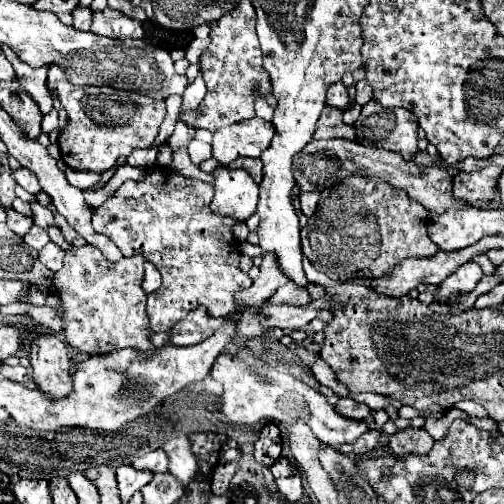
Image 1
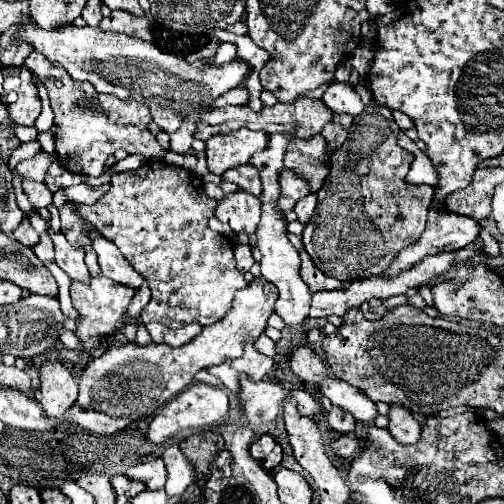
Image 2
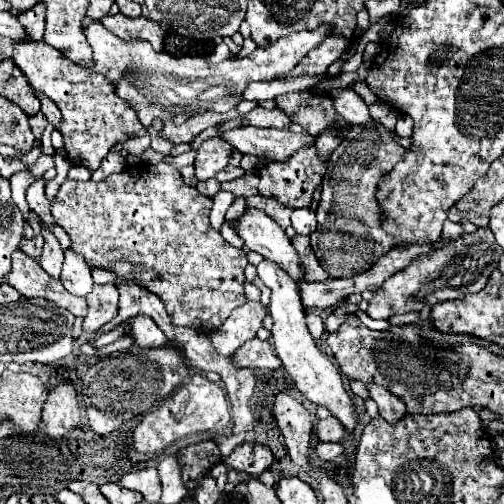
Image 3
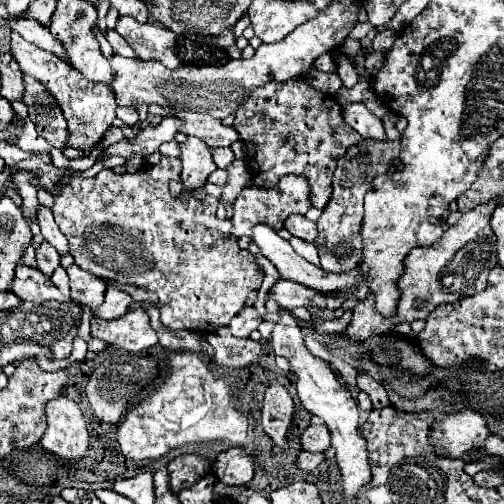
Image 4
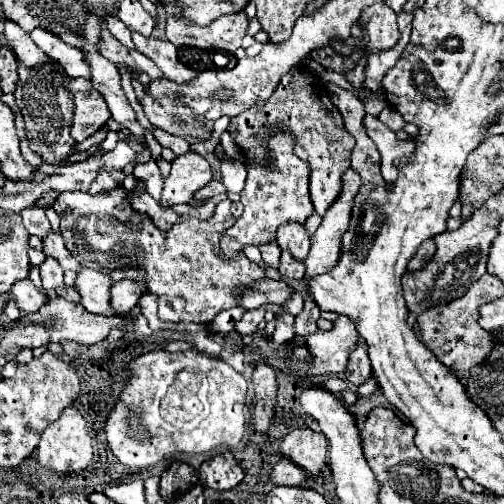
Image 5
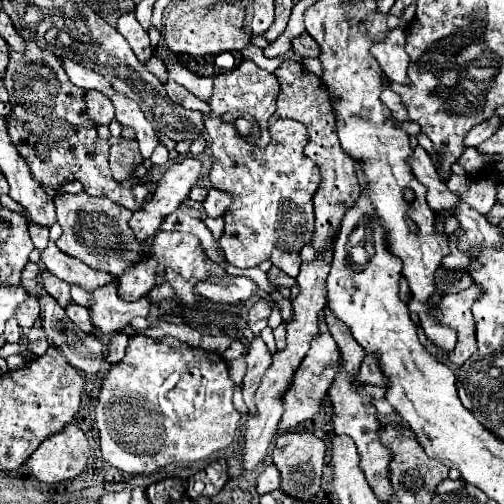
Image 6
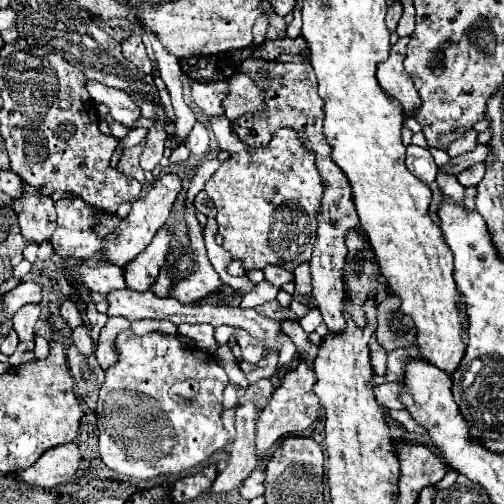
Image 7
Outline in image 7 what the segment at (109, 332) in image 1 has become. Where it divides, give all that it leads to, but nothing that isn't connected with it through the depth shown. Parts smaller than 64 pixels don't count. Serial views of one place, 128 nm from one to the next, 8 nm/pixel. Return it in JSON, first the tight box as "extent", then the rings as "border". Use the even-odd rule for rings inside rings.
{"extent":[124,224,172,292],"border":[[[166,224],[154,236],[152,244],[144,252],[140,252],[140,256],[136,256],[136,260],[132,260],[124,266],[124,280],[130,290],[144,292],[144,290],[150,290],[150,286],[156,282],[156,276],[168,256],[170,236],[172,236],[172,232]]]}

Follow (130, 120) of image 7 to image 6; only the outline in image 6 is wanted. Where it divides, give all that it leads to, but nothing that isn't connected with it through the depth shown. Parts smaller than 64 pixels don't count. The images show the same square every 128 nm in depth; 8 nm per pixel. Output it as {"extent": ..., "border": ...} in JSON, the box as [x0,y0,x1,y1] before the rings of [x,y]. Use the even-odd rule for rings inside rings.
{"extent":[60,56,112,96],"border":[[[62,56],[60,60],[62,60],[62,64],[64,64],[64,70],[66,70],[70,82],[74,82],[74,84],[80,86],[80,88],[98,90],[98,92],[102,92],[104,96],[112,96],[112,88],[110,88],[110,84],[108,84],[108,80],[104,80],[104,76],[100,76],[98,72],[94,72],[94,70],[86,68],[84,64],[74,62],[74,60],[70,60],[70,58],[64,58],[64,56]]]}

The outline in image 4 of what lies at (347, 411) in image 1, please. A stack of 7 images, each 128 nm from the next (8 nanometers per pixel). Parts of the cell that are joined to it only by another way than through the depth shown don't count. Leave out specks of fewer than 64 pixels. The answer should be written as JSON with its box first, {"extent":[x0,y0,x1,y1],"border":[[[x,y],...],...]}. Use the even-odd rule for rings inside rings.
{"extent":[302,424,330,452],"border":[[[320,424],[320,426],[308,426],[302,434],[302,448],[310,452],[324,452],[330,448],[330,430]]]}

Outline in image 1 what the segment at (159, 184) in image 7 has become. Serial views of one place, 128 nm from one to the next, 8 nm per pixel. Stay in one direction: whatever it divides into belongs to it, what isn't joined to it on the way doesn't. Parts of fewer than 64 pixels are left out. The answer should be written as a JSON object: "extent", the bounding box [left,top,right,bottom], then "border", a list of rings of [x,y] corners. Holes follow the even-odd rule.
{"extent":[212,116,274,164],"border":[[[258,116],[236,122],[228,128],[220,128],[220,132],[214,132],[212,156],[220,164],[230,164],[240,156],[260,158],[260,154],[270,146],[274,134],[274,124]]]}

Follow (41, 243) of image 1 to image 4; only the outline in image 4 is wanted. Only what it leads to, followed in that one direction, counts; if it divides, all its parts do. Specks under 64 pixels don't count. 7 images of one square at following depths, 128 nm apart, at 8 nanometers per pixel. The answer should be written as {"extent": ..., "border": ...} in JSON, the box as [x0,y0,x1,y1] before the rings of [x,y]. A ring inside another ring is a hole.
{"extent":[50,268,68,294],"border":[[[56,268],[56,272],[50,276],[50,280],[60,288],[62,294],[68,294],[68,274],[64,268]]]}

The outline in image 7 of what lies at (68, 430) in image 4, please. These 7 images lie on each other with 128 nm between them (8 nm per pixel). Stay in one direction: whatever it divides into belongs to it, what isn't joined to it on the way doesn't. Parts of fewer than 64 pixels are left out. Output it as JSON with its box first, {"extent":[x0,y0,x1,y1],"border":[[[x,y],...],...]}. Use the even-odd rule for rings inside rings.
{"extent":[20,442,82,488],"border":[[[68,442],[56,448],[46,450],[38,462],[34,462],[30,468],[22,470],[20,476],[24,482],[32,486],[42,488],[54,488],[62,482],[70,482],[72,476],[78,470],[78,464],[82,460],[78,442]]]}

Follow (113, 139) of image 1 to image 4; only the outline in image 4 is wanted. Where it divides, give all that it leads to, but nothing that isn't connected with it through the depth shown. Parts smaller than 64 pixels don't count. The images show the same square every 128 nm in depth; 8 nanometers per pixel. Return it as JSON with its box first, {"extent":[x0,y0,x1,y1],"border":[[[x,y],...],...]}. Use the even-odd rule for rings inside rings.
{"extent":[12,32,118,156],"border":[[[12,32],[12,56],[20,64],[22,74],[36,78],[58,102],[62,108],[64,118],[68,120],[68,140],[66,146],[82,150],[86,156],[92,152],[92,148],[102,140],[106,130],[112,128],[112,122],[116,120],[116,108],[118,104],[114,102],[114,92],[106,84],[100,82],[90,82],[80,72],[76,72],[68,62],[64,62],[60,56],[46,52],[42,48],[36,48],[34,44],[28,44],[22,36],[16,36]]]}

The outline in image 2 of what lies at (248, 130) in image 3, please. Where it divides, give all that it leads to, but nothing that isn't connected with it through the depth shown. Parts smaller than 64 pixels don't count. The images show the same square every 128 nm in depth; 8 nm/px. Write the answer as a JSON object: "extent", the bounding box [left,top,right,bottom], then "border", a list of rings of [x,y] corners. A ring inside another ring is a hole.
{"extent":[284,136,332,194],"border":[[[324,136],[296,138],[296,144],[284,154],[284,168],[302,176],[316,194],[332,170],[332,152],[328,152]]]}

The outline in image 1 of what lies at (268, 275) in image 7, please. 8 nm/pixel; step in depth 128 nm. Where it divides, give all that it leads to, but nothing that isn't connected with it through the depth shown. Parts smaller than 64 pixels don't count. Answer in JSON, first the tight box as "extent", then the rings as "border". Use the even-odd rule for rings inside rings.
{"extent":[300,192,320,216],"border":[[[300,192],[300,210],[306,216],[312,216],[320,200],[320,192]]]}

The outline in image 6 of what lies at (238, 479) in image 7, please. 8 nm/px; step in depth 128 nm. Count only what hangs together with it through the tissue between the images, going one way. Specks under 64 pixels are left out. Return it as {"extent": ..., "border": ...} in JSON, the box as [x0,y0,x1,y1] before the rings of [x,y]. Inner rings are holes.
{"extent":[242,248,332,472],"border":[[[332,248],[322,250],[320,254],[314,256],[314,260],[304,262],[300,266],[300,274],[298,274],[298,286],[300,286],[300,294],[298,298],[292,302],[292,318],[286,322],[286,330],[288,330],[288,340],[286,340],[286,348],[278,350],[274,354],[272,366],[268,368],[268,372],[264,374],[262,386],[256,392],[256,408],[258,414],[256,416],[248,416],[246,420],[246,444],[242,450],[242,470],[248,472],[254,466],[260,464],[260,460],[266,456],[270,442],[276,434],[278,422],[284,414],[284,392],[292,386],[292,378],[296,374],[296,368],[300,366],[300,362],[304,360],[308,348],[310,348],[310,340],[316,336],[316,322],[318,322],[318,312],[324,310],[326,300],[324,300],[324,280],[330,272],[330,264],[332,264]]]}

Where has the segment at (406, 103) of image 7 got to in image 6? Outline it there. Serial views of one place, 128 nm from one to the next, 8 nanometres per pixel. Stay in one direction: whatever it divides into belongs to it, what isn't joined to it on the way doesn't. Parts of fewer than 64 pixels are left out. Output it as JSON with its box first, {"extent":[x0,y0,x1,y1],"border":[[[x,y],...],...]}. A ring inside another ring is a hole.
{"extent":[370,30,410,84],"border":[[[386,30],[384,38],[374,42],[374,46],[370,48],[390,82],[408,84],[406,68],[410,58],[404,50],[404,44],[406,44],[406,36],[402,30]]]}

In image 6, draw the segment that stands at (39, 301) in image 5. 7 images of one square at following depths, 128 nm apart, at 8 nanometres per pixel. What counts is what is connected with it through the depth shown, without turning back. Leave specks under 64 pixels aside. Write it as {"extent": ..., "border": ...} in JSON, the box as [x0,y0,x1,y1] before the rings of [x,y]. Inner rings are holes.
{"extent":[16,294,40,330],"border":[[[28,294],[26,300],[24,300],[24,302],[18,306],[18,310],[16,310],[16,320],[18,320],[20,328],[26,330],[26,328],[30,328],[30,326],[34,324],[34,320],[38,318],[38,314],[40,314],[38,298],[32,296],[32,294]]]}

